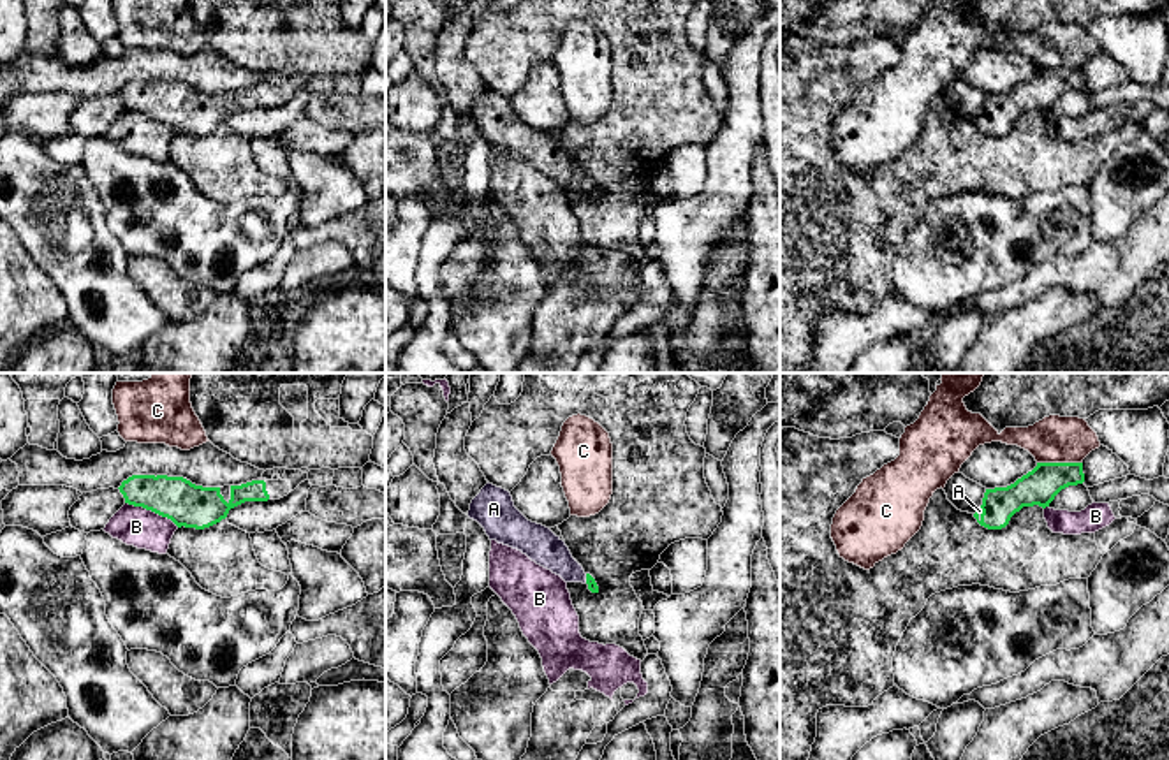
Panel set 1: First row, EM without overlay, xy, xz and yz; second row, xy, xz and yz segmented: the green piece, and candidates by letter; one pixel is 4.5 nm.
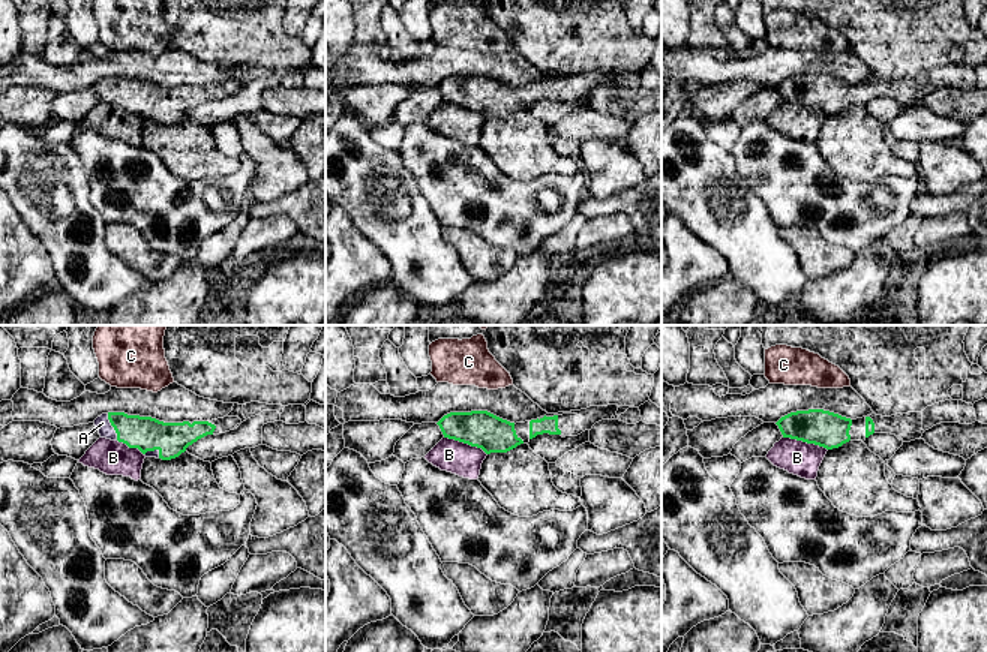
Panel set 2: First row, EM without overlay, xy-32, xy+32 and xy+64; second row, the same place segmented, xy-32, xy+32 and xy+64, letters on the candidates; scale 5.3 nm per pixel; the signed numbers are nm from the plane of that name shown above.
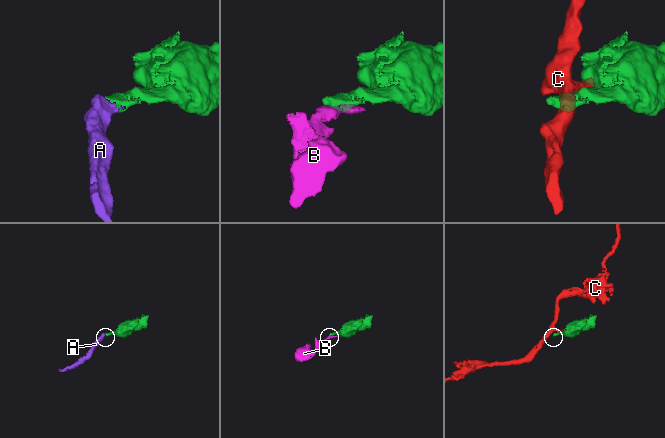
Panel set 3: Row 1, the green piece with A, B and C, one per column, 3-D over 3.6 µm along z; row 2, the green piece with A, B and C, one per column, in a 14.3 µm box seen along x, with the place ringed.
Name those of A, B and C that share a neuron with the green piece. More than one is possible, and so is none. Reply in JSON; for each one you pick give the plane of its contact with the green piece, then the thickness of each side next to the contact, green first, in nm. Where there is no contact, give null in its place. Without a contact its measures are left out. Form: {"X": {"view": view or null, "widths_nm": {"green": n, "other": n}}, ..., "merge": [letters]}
{"A": {"view": "yz", "widths_nm": {"green": 160, "other": 20}}, "merge": ["A"]}

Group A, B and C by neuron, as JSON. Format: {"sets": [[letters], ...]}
{"sets": [["A"], ["B"], ["C"]]}

